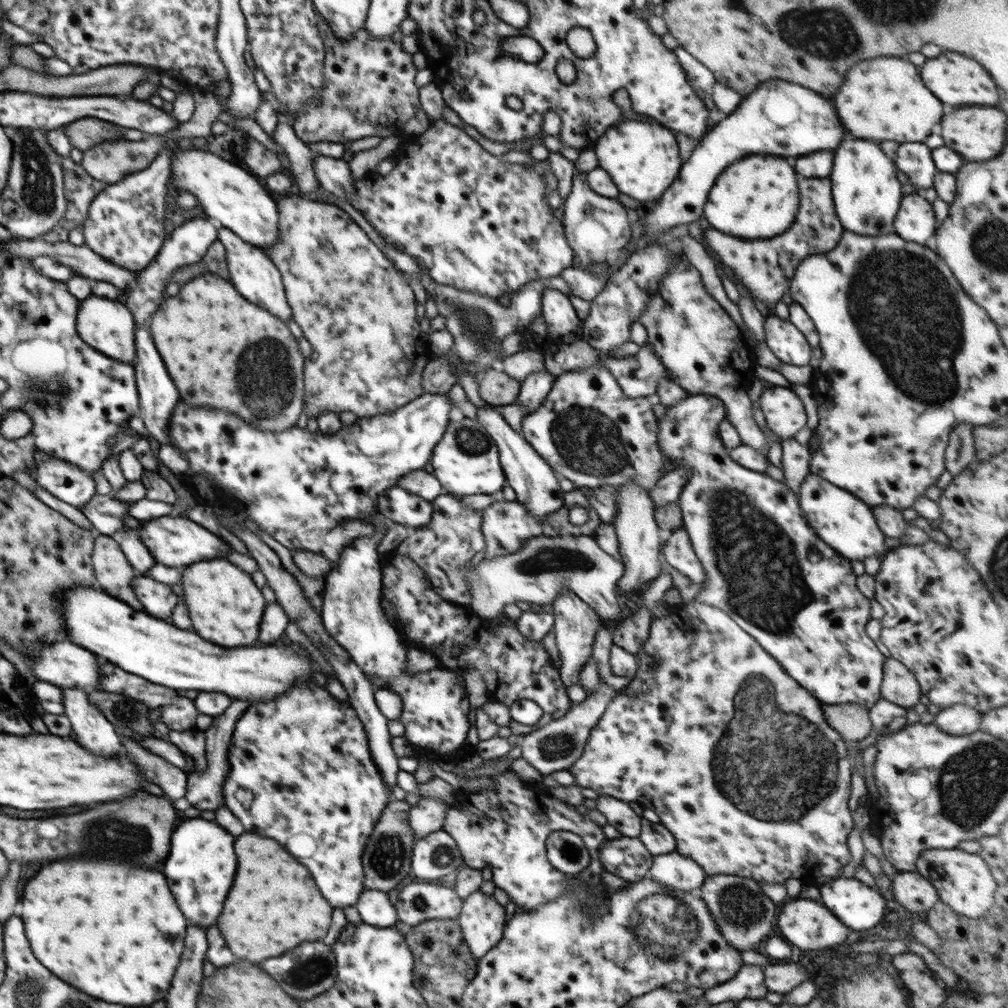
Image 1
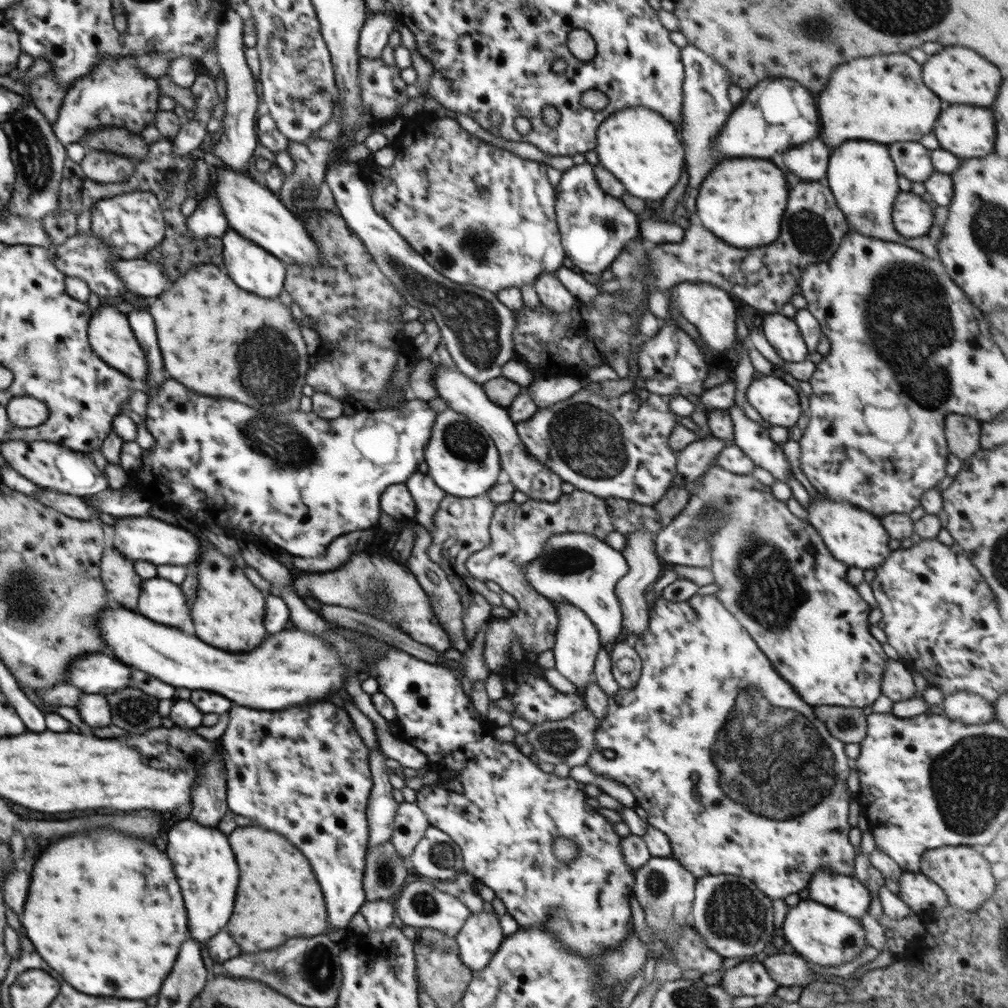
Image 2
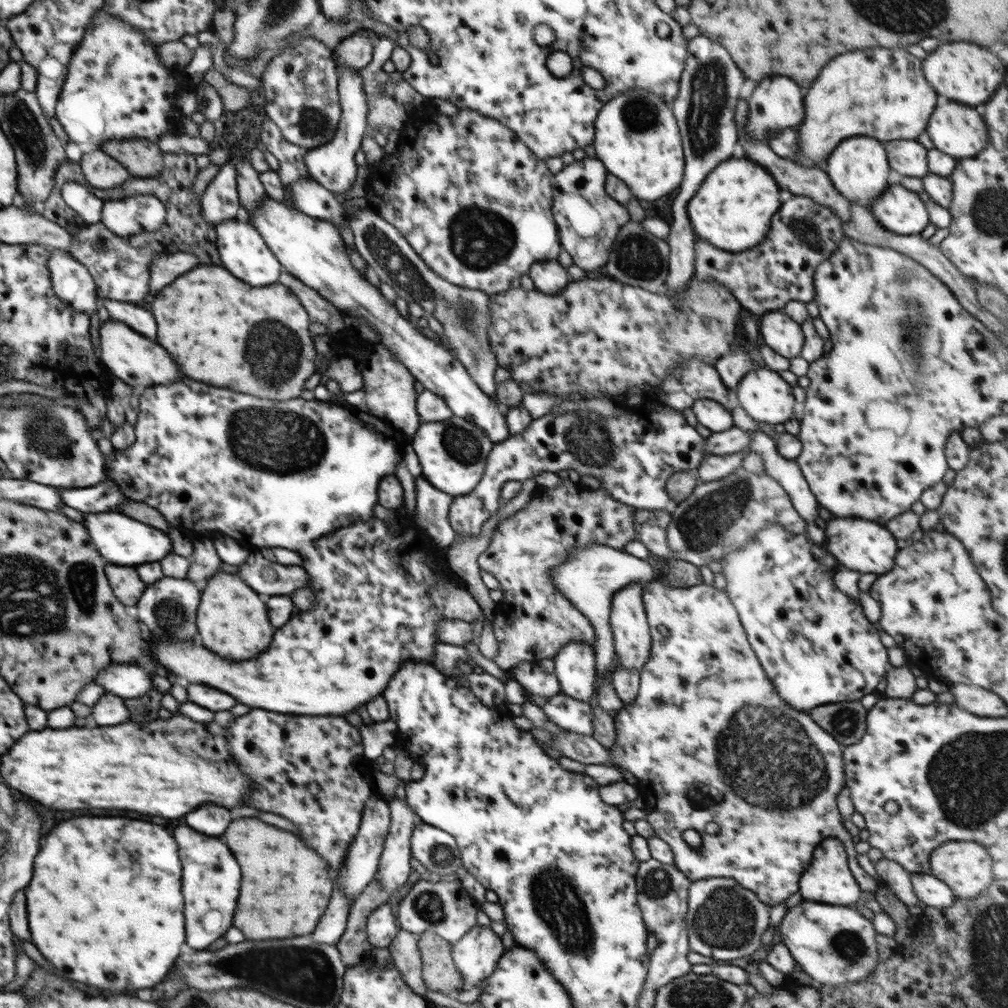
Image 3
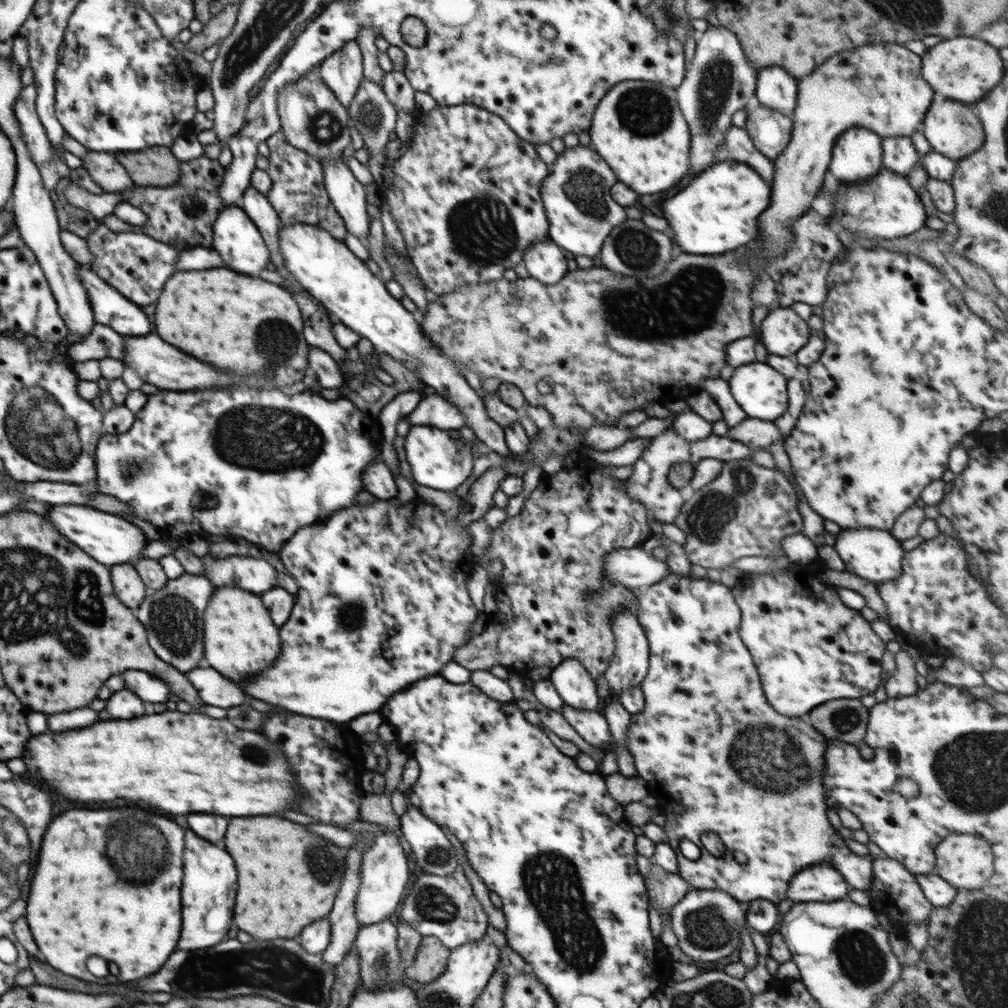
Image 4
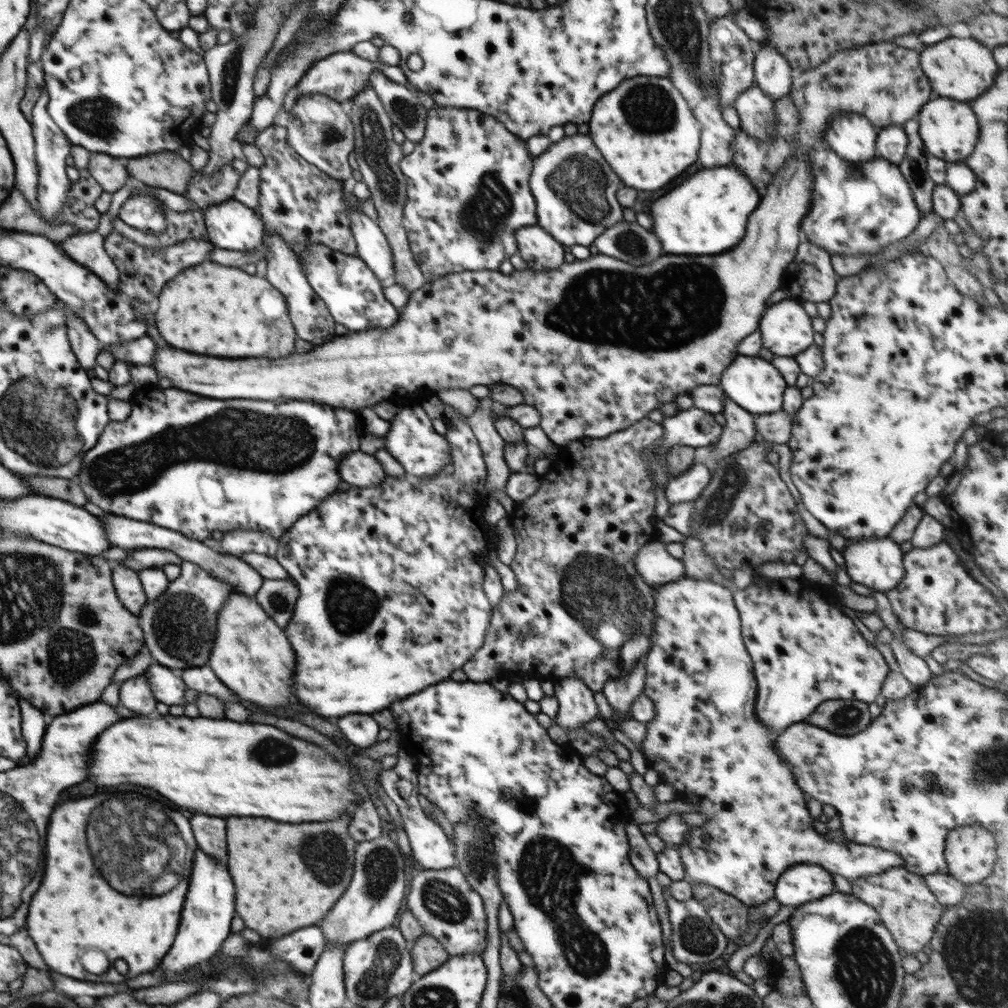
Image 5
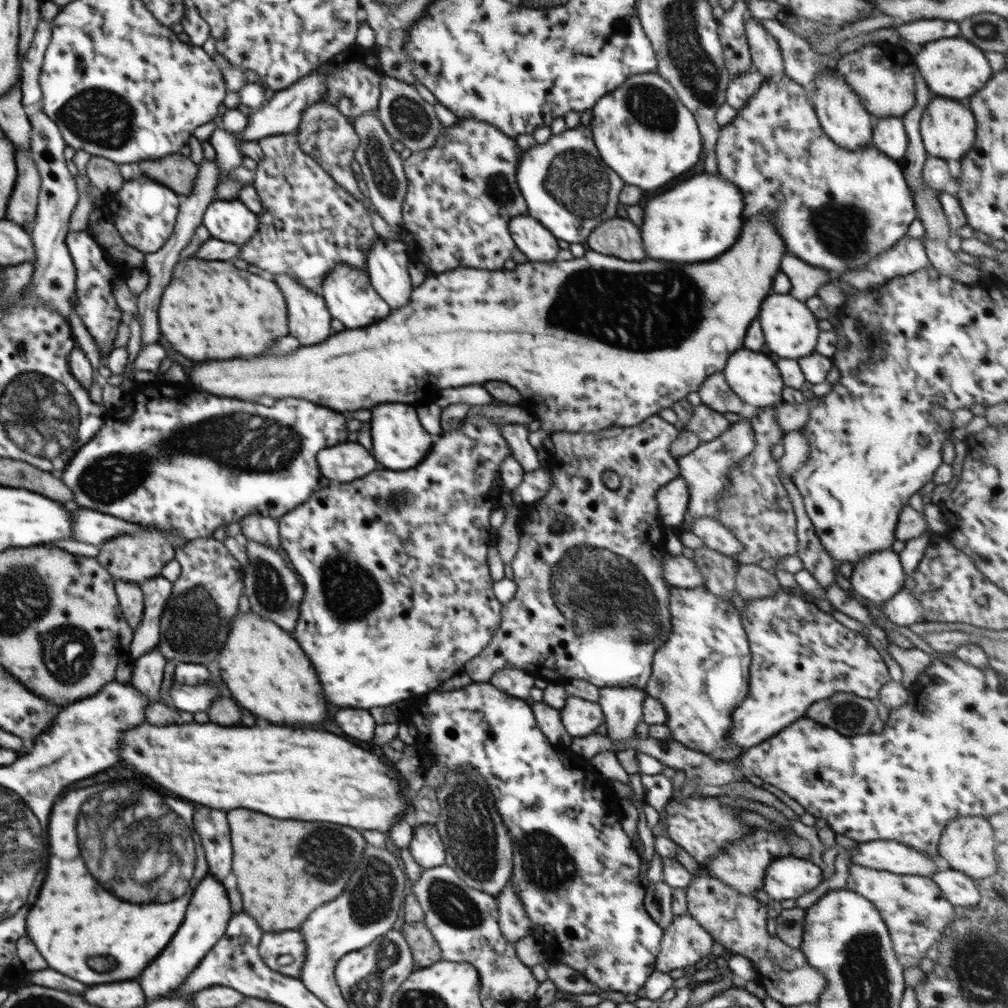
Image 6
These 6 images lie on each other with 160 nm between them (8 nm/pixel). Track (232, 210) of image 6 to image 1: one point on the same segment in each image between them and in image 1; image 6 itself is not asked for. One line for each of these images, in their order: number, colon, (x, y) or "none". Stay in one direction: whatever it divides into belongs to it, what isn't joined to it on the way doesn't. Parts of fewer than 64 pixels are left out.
1: (254, 275)
2: (251, 267)
3: (242, 251)
4: (236, 238)
5: (231, 225)

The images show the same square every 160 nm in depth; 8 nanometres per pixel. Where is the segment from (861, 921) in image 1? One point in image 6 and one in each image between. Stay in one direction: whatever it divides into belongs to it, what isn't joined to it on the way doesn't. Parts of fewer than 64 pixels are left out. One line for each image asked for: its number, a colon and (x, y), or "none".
2: (846, 894)
3: (829, 879)
4: (811, 884)
5: (801, 883)
6: (789, 877)

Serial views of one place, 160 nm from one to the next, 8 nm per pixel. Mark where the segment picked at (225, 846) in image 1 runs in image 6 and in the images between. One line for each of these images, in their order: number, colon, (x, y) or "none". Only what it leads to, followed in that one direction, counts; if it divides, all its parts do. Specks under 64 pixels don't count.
2: (201, 857)
3: (209, 884)
4: (209, 876)
5: (208, 909)
6: (208, 913)

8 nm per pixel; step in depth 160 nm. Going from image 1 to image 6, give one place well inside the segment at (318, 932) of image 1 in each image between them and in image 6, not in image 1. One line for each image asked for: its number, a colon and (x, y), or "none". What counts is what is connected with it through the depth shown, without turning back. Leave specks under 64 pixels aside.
2: (278, 898)
3: (285, 889)
4: (287, 878)
5: (281, 878)
6: (285, 868)

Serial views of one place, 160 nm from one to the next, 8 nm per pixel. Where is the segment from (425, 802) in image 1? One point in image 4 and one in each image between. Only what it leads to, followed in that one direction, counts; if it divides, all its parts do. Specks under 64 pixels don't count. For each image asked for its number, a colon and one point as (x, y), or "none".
2: (411, 823)
3: (394, 867)
4: (384, 874)

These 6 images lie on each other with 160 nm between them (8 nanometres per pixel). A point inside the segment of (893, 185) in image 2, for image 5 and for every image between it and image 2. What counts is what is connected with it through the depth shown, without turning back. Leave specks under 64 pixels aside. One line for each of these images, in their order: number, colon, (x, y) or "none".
3: (858, 167)
4: (857, 155)
5: (852, 137)

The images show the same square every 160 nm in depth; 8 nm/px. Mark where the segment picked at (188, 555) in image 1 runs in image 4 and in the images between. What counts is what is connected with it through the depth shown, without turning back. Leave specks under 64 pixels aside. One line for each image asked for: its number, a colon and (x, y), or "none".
2: (147, 538)
3: (121, 540)
4: (109, 539)

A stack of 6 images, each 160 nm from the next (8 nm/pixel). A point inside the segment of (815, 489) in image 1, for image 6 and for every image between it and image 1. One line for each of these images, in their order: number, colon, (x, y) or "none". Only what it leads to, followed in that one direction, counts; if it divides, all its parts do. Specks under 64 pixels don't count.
2: (854, 536)
3: (860, 546)
4: (875, 555)
5: (878, 564)
6: (879, 576)

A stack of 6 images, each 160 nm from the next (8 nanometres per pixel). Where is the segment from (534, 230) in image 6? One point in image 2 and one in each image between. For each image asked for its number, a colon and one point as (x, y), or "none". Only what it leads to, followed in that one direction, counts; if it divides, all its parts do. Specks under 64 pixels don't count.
2: (549, 288)
3: (549, 277)
4: (544, 260)
5: (536, 246)

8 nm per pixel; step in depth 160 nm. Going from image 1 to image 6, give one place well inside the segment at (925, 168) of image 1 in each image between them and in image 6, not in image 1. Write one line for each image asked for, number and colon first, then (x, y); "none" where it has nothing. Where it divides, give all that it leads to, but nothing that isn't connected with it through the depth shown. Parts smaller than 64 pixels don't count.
2: (911, 159)
3: (908, 157)
4: (900, 156)
5: (891, 144)
6: (889, 136)

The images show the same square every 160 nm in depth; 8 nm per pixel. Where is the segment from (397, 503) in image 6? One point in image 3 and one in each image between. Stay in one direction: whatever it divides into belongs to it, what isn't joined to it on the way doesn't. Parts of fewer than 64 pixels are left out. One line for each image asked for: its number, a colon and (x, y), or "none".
3: (378, 599)
4: (369, 619)
5: (376, 627)

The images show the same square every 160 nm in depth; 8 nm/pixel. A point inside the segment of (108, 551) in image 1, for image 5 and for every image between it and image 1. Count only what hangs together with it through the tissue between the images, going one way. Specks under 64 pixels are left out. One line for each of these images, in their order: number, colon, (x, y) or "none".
2: (118, 574)
3: (126, 584)
4: (128, 586)
5: (128, 586)

